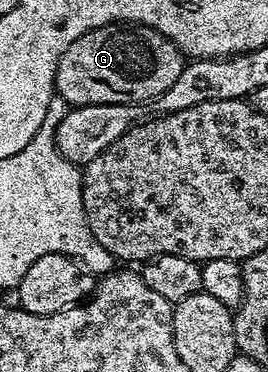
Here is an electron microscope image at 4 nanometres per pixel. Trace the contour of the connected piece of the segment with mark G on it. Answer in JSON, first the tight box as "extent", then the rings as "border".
{"extent":[53,23,186,108],"border":[[[108,23],[67,45],[53,78],[55,95],[70,108],[108,103],[142,105],[167,93],[179,81],[186,62],[186,56],[163,33],[140,25]]]}

